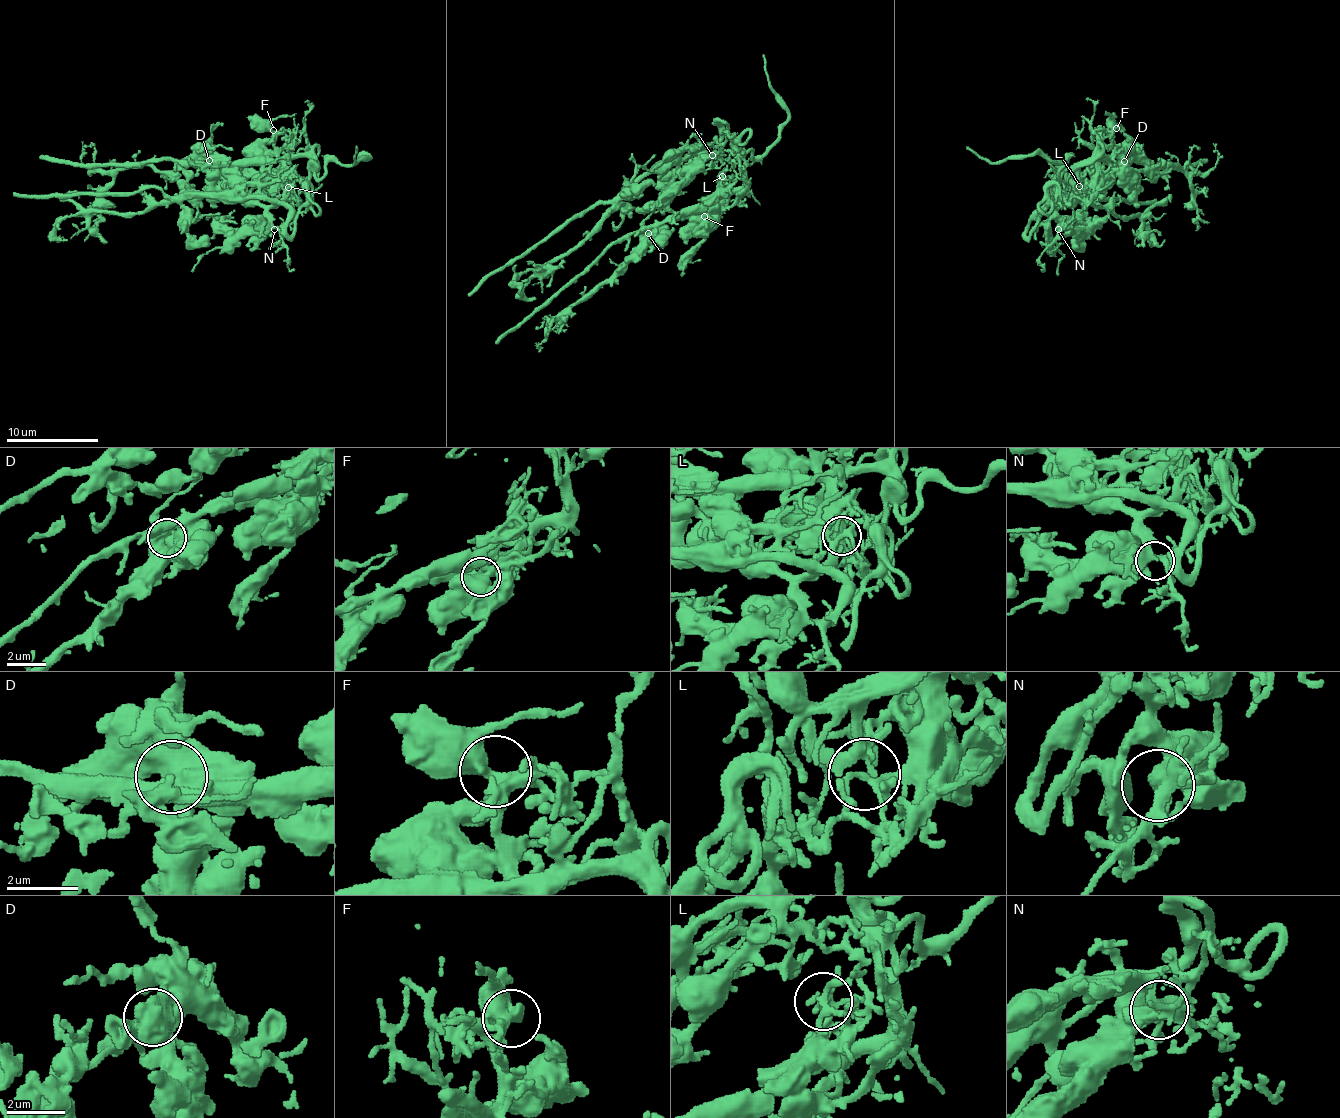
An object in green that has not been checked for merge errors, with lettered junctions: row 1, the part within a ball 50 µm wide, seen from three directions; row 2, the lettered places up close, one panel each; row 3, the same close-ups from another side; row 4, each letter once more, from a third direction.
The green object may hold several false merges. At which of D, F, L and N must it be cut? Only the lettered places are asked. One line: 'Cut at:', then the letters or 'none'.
Cut at: L

